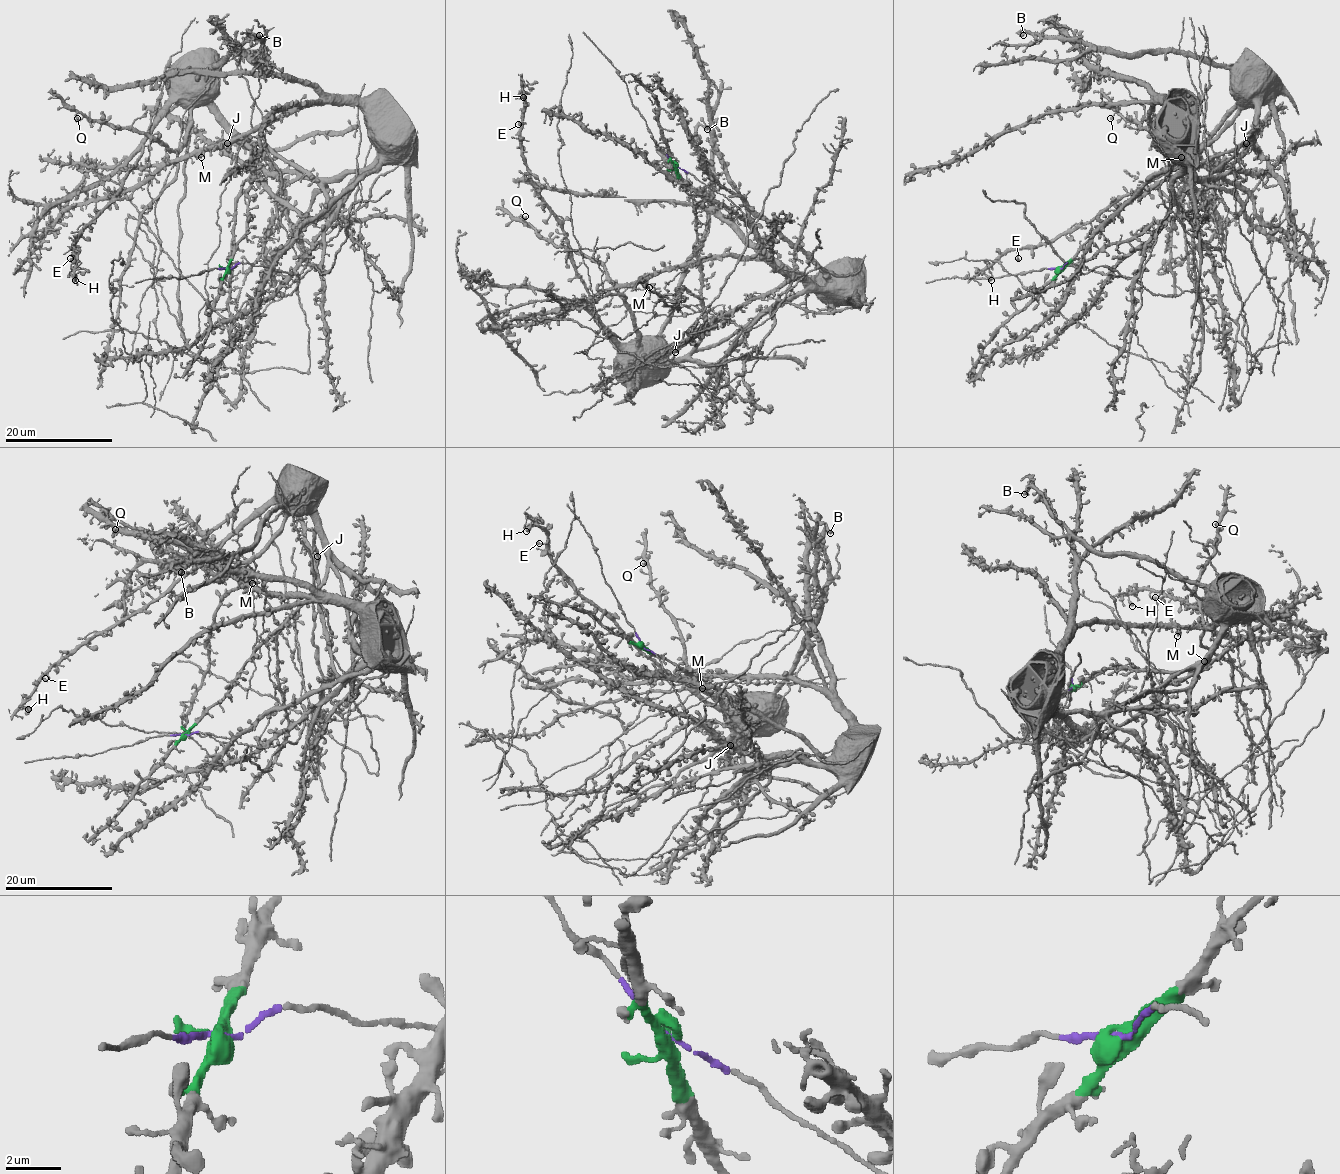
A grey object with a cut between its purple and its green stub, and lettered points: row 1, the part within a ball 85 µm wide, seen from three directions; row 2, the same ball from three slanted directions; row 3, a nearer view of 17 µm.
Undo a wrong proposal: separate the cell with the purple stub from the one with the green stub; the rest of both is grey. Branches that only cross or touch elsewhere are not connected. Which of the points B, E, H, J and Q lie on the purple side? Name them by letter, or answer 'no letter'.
J

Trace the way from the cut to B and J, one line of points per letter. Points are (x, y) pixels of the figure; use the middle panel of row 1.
B: (676, 166), (694, 204), (703, 337), (661, 360), (663, 324), (706, 229), (710, 167), (696, 128), (707, 129)
J: (676, 166), (742, 213), (759, 249), (786, 278), (710, 322), (675, 352)

